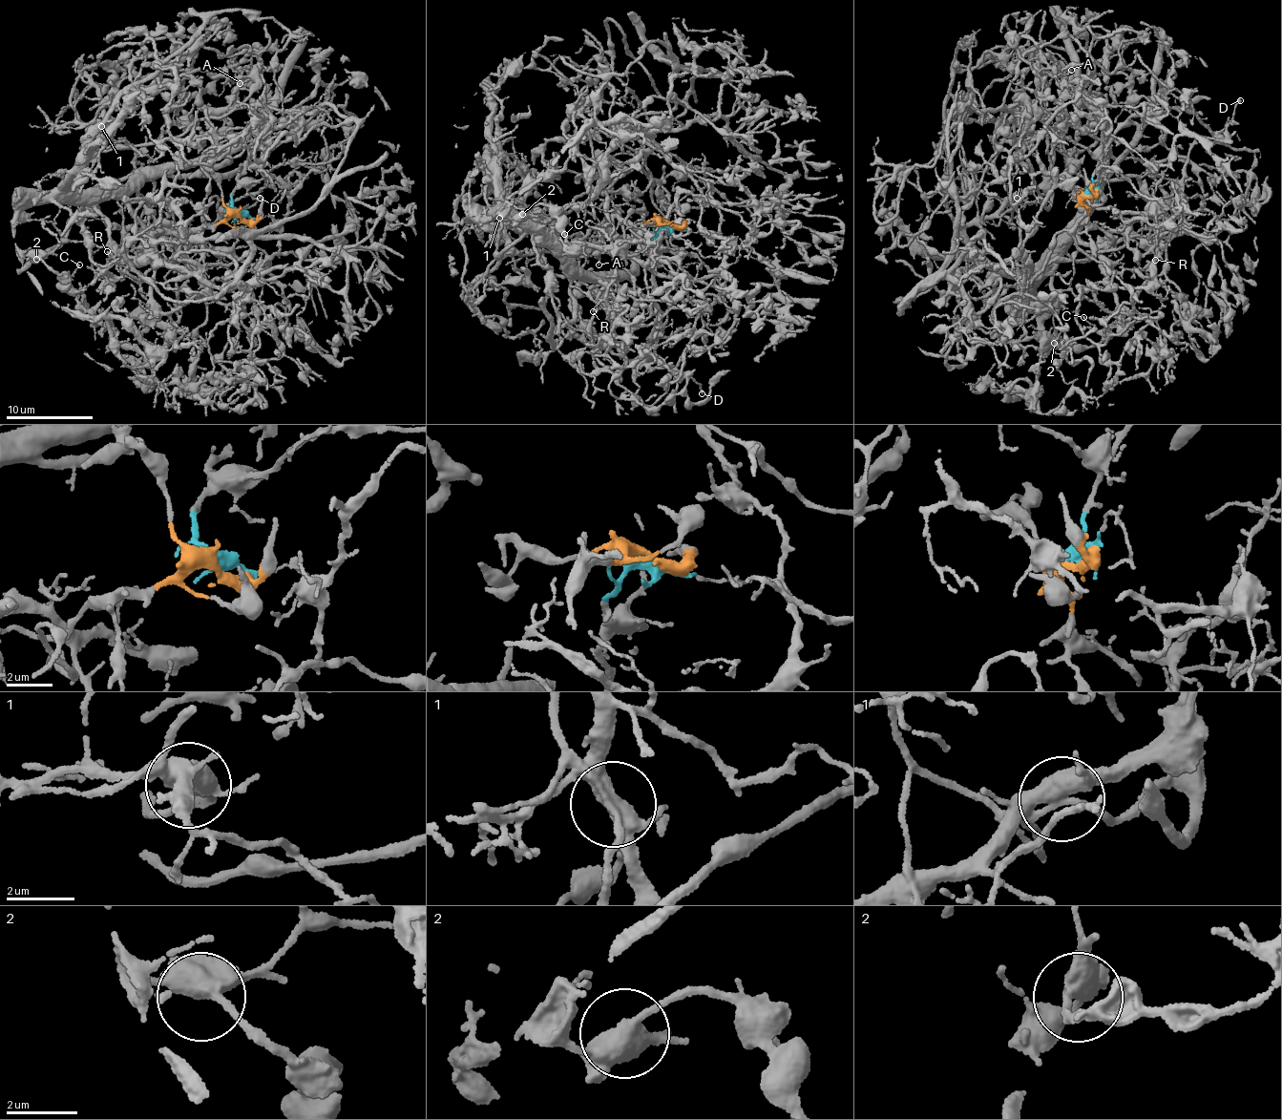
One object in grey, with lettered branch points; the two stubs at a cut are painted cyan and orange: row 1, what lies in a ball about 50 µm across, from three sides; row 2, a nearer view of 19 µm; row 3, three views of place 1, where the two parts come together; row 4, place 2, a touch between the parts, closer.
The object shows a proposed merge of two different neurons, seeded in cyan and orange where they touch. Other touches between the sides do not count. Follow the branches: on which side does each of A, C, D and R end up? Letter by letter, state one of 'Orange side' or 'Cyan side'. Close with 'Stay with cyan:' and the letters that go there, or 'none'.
A: Cyan side
C: Cyan side
D: Cyan side
R: Cyan side
Stay with cyan: A, C, D, R

